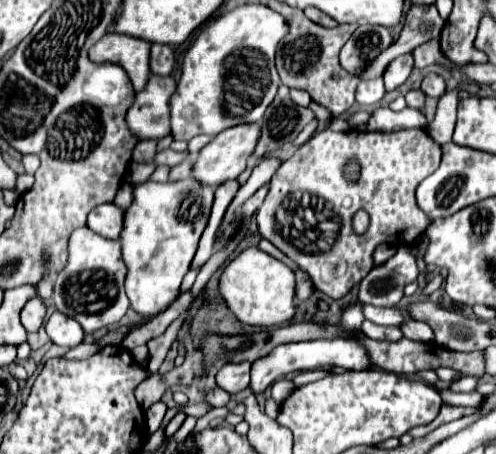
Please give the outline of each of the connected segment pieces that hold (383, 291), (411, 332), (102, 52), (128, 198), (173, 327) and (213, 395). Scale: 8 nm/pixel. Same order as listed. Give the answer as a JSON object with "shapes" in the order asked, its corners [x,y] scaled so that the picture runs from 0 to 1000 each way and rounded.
{"shapes":[[[[806,537],[786,573],[754,586],[738,604],[722,630],[722,661],[774,678],[802,674],[815,652],[815,630],[835,621],[843,604],[847,595],[839,586],[831,542]]],[[[823,705],[810,714],[810,736],[827,749],[843,749],[843,753],[875,753],[875,736],[871,722],[859,709],[847,705]]],[[[222,70],[206,79],[181,106],[177,119],[190,137],[242,141],[262,167],[270,198],[282,203],[294,189],[298,167],[302,167],[302,110],[306,110],[306,93],[290,93],[286,84]]],[[[250,401],[250,405],[242,410],[234,436],[230,436],[230,449],[234,449],[234,454],[242,449],[246,458],[258,458],[258,454],[266,449],[266,441],[270,441],[270,405]]],[[[371,687],[359,705],[351,705],[327,740],[306,744],[306,749],[298,749],[298,753],[294,753],[294,762],[298,762],[298,771],[302,771],[302,784],[306,784],[306,797],[298,797],[298,815],[302,815],[302,824],[315,824],[315,819],[319,819],[319,811],[323,811],[323,802],[327,802],[331,784],[335,784],[335,780],[339,780],[339,771],[343,771],[347,749],[355,744],[359,722],[367,718],[371,696],[375,696],[375,687]]],[[[431,855],[431,859],[423,859],[423,863],[415,868],[415,881],[419,881],[427,894],[456,894],[460,881],[464,881],[464,868],[452,863],[452,859],[444,859],[444,855]]]]}

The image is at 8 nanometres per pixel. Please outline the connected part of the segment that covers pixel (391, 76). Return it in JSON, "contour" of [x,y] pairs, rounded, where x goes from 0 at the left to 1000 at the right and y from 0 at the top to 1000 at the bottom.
{"contour":[[[815,119],[815,123],[802,123],[798,132],[790,132],[774,159],[774,189],[778,189],[778,203],[790,203],[798,198],[806,185],[815,185],[815,176],[827,167],[827,154],[835,145],[835,132],[831,132],[831,119]]]}

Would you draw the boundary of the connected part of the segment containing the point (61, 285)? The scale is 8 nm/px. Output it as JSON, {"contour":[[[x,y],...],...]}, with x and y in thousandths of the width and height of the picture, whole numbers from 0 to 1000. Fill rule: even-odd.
{"contour":[[[177,498],[157,502],[141,520],[137,586],[113,608],[109,670],[113,683],[157,705],[173,736],[234,714],[258,683],[262,665],[250,643],[250,612],[258,590],[242,559],[242,533],[198,520]]]}

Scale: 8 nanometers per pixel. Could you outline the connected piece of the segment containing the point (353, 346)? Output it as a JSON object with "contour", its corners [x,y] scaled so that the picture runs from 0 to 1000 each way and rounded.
{"contour":[[[669,744],[669,749],[625,749],[625,753],[581,753],[556,762],[544,780],[532,789],[520,789],[508,802],[508,841],[504,855],[520,868],[532,863],[548,841],[560,833],[585,824],[585,819],[609,819],[609,815],[637,815],[649,806],[690,806],[702,815],[742,815],[750,811],[742,784],[734,780],[734,762],[722,758],[718,749],[694,749],[694,744]]]}

